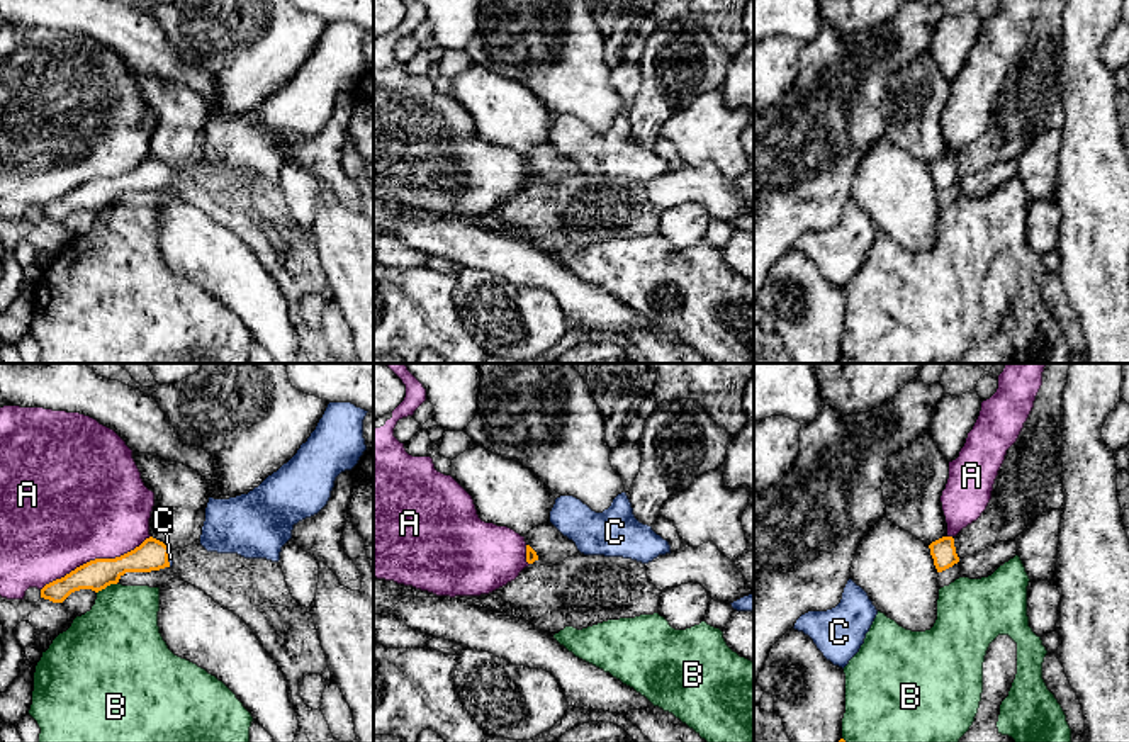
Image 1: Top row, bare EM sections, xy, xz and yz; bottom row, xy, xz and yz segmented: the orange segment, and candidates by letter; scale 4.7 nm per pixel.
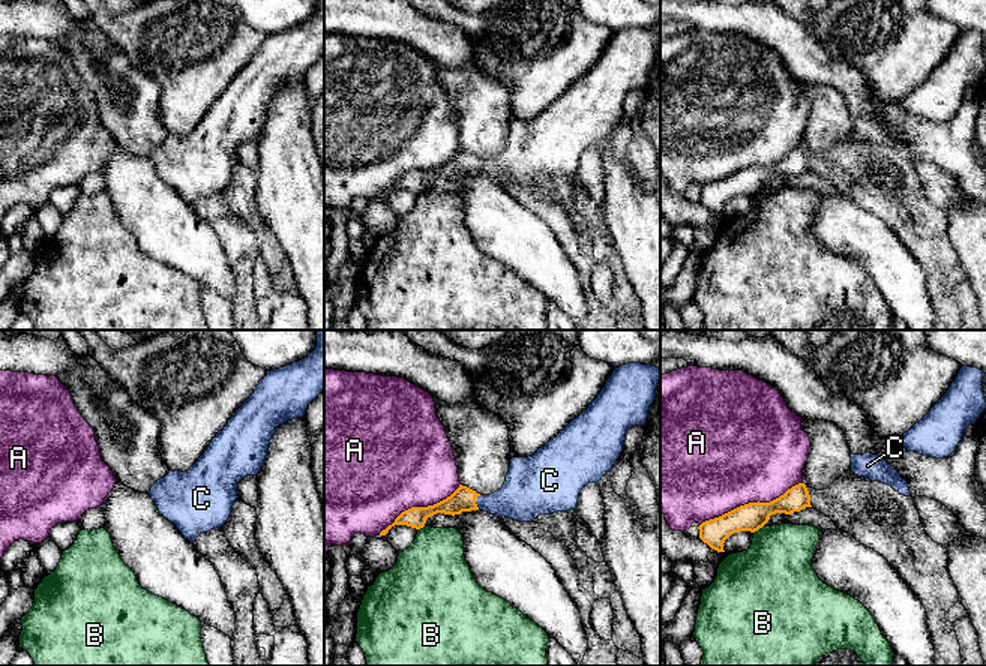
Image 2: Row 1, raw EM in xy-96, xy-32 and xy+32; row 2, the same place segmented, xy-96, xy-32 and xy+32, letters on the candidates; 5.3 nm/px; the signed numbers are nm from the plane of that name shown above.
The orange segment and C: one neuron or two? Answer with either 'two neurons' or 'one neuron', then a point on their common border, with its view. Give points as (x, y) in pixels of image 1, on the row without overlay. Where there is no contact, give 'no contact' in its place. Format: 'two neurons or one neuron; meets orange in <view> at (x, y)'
one neuron; meets orange in xy at (167, 179)

